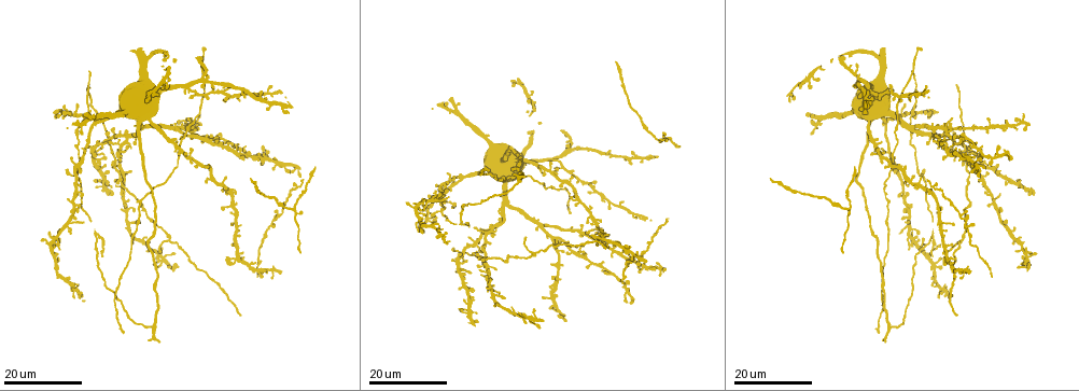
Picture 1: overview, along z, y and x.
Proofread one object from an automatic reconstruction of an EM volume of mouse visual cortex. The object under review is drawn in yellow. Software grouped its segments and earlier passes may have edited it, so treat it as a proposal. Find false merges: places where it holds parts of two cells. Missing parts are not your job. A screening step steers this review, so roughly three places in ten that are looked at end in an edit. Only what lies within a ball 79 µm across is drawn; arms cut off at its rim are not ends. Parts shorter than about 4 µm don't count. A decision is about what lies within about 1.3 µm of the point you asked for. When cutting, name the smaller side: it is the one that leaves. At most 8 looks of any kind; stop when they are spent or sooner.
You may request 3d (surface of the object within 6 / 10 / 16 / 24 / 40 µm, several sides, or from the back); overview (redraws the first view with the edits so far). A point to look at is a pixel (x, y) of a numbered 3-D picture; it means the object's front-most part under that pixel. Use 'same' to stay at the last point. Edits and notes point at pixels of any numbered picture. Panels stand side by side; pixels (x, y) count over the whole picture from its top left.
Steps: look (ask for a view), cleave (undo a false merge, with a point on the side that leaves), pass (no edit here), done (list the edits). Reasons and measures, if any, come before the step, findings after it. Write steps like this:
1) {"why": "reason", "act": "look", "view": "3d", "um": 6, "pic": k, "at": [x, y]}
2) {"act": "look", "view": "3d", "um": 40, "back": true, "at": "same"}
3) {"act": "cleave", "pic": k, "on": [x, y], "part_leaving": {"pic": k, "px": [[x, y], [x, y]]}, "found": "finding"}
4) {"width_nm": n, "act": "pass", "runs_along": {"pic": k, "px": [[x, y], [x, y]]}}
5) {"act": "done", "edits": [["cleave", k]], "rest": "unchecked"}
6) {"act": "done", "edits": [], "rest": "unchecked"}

{"why": "three arms meet", "act": "look", "view": "3d", "um": 24, "pic": 1, "at": [965, 220]}

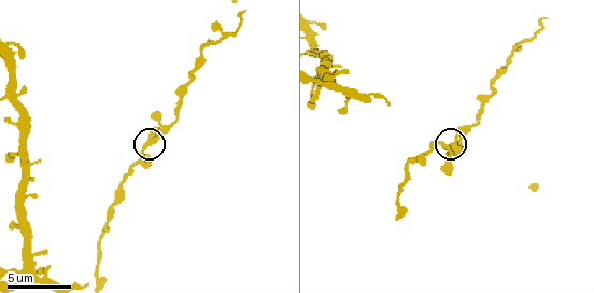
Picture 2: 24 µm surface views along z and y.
{"why": "zoom in", "act": "look", "view": "3d", "um": 6, "pic": 2, "at": [454, 144]}

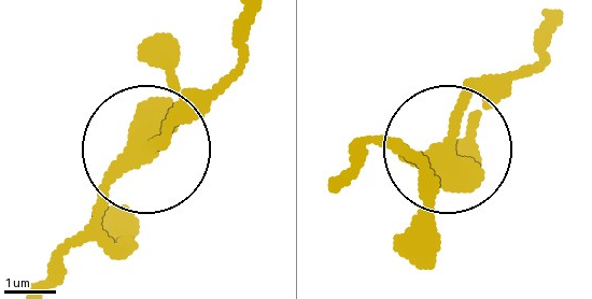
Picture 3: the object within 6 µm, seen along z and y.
{"arms": 3, "act": "pass", "found": "all the same cell"}

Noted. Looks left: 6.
{"why": "three-way junction", "act": "look", "view": "3d", "um": 24, "pic": 1, "at": [168, 240]}

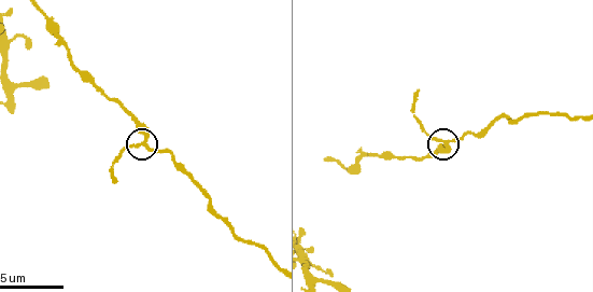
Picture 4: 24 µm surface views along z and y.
{"act": "look", "view": "3d", "um": 10, "pic": 4, "at": [444, 140]}

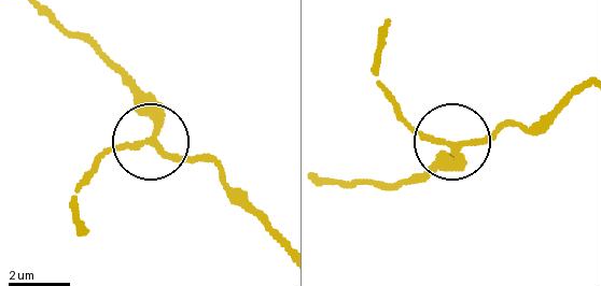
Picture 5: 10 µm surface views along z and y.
{"width_nm": 190, "act": "pass", "runs_along": {"pic": 5, "px": [[346, 180], [415, 180], [453, 154], [379, 89]]}, "found": "continuous, no second cell"}

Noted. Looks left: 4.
{"why": "sharp bend", "act": "look", "view": "3d", "um": 16, "pic": 1, "at": [97, 236]}

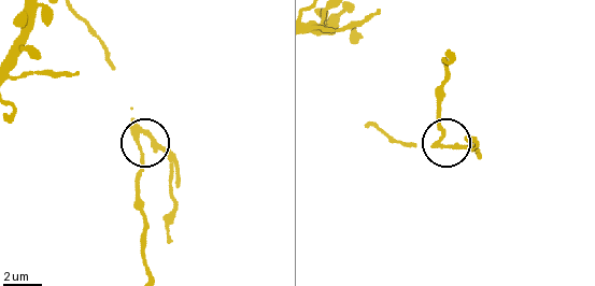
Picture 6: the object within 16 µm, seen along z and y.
{"why": "zoom in", "act": "look", "view": "3d", "um": 6, "pic": 6, "at": [442, 143]}

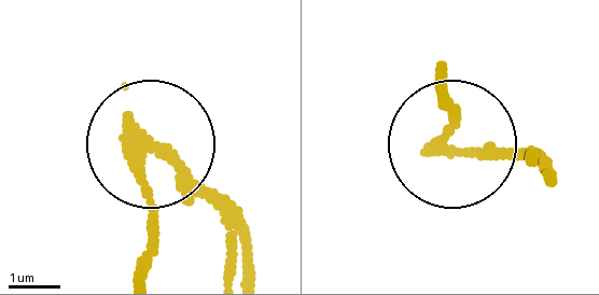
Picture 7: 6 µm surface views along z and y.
{"act": "cleave", "pic": 7, "on": [189, 188], "part_leaving": {"pic": 7, "px": [[145, 139], [222, 224], [231, 276]]}, "found": "two cells meet here"}

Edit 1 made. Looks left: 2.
{"act": "done", "edits": [["cleave", 7]], "rest": "unchecked"}

